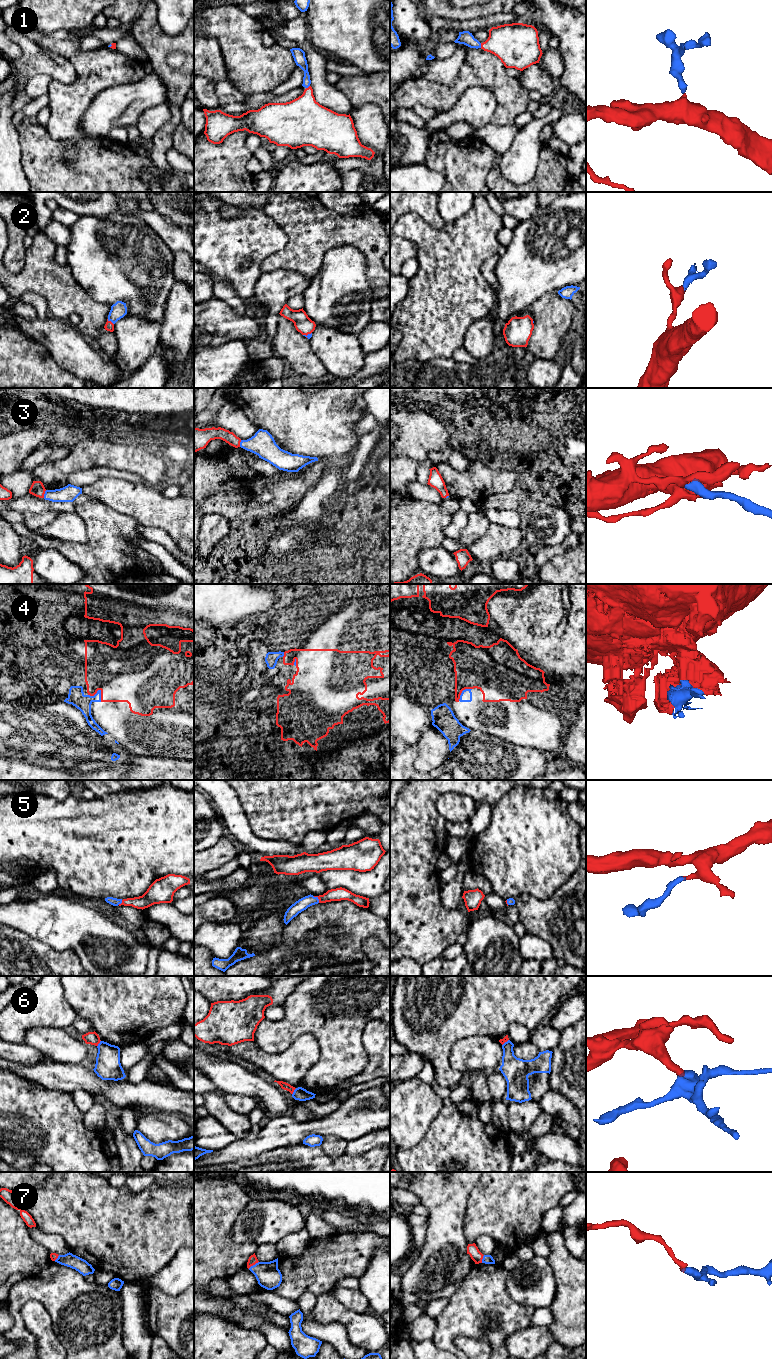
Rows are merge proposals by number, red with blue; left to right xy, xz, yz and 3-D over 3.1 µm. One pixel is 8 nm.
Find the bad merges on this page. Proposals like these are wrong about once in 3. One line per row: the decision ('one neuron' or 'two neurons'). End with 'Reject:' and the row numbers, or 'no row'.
1: one neuron
2: one neuron
3: one neuron
4: two neurons
5: one neuron
6: two neurons
7: one neuron
Reject: 4, 6

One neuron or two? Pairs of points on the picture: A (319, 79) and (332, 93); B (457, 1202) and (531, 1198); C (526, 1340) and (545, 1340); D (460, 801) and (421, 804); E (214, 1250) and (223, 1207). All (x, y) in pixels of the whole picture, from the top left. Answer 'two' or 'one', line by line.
A: one
B: two
C: one
D: two
E: one

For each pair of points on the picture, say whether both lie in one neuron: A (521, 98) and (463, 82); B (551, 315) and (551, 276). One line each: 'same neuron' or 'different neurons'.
A: same neuron
B: different neurons

